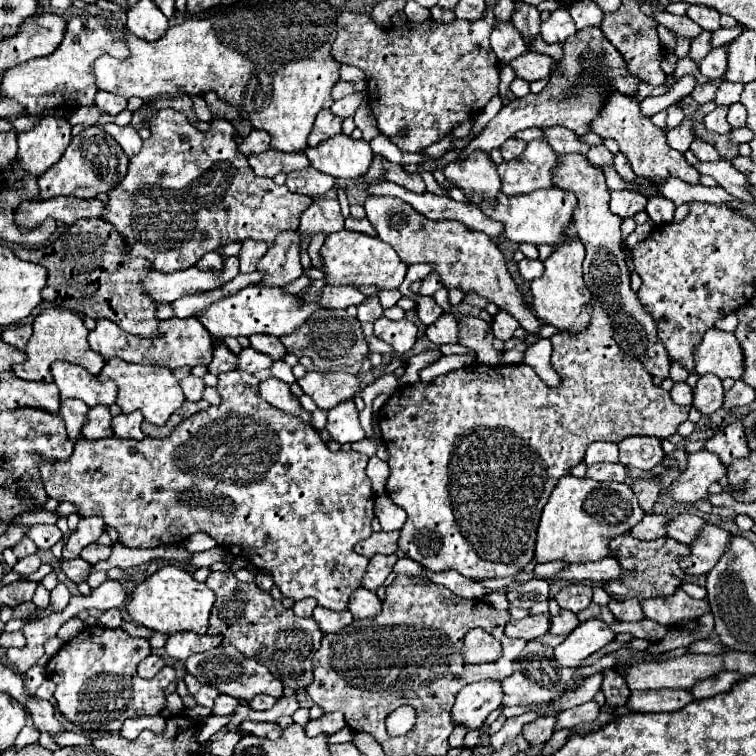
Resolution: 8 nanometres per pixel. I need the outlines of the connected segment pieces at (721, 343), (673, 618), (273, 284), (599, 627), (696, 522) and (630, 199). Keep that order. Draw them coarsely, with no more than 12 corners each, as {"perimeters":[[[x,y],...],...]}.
{"perimeters":[[[707,330],[693,350],[695,372],[739,380],[743,352],[733,332]],[[681,588],[671,596],[641,600],[645,618],[665,626],[697,620],[707,600]],[[281,232],[259,260],[261,284],[283,288],[303,274],[297,232]],[[601,620],[579,624],[553,652],[561,666],[579,666],[615,638]],[[677,514],[667,524],[667,536],[689,544],[705,524],[697,514]],[[633,190],[611,192],[617,216],[645,210],[647,198]]]}

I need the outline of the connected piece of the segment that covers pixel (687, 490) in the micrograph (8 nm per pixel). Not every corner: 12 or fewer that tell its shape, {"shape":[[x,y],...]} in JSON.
{"shape":[[707,450],[689,454],[685,472],[667,488],[677,502],[709,496],[725,478],[721,460]]}

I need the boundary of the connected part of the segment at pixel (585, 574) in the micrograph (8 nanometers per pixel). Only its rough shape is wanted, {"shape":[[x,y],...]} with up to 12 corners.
{"shape":[[615,556],[565,566],[555,580],[607,582],[621,576]]}

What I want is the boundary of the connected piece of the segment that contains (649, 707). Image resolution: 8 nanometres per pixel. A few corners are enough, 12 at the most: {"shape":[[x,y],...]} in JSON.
{"shape":[[687,690],[631,692],[633,712],[671,712],[693,698]]}

